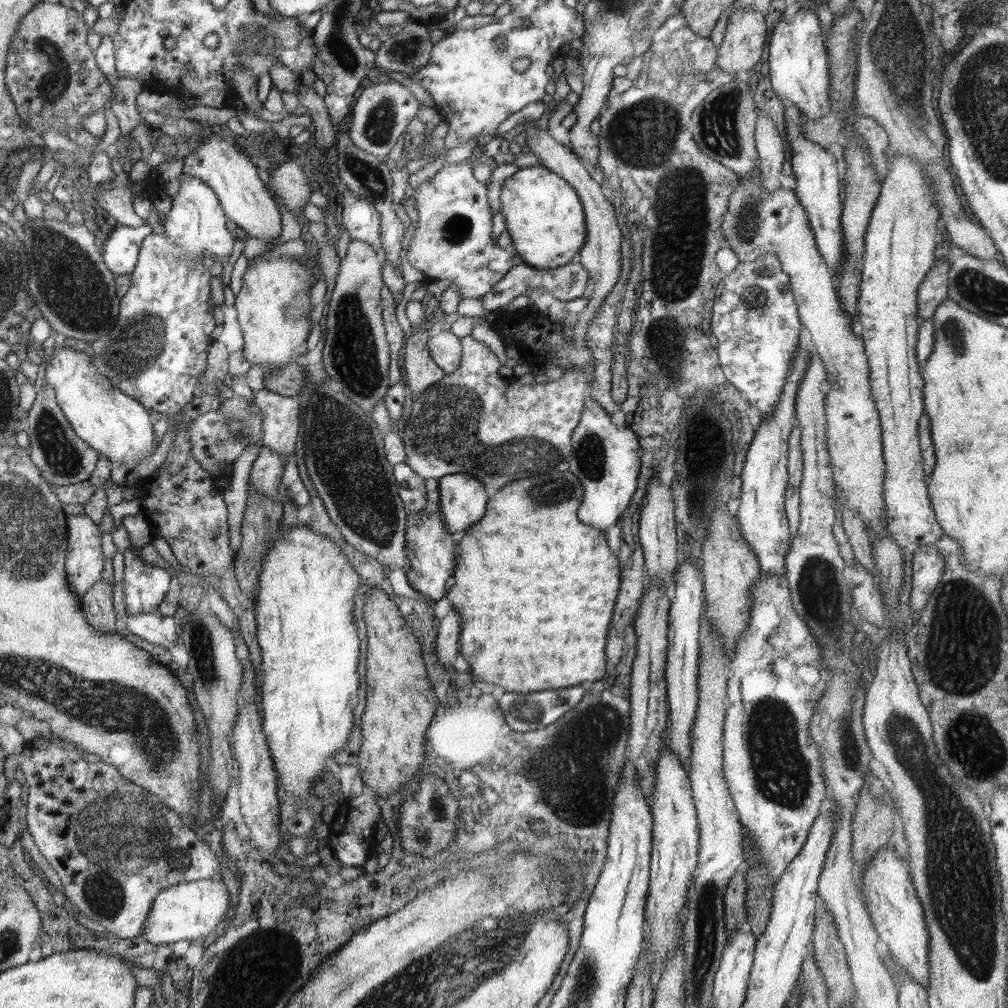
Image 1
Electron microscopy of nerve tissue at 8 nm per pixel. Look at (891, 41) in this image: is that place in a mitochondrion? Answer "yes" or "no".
yes

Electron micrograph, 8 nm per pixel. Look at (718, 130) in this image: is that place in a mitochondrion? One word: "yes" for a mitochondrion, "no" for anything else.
yes

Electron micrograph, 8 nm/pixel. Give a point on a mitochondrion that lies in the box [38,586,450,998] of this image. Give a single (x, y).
(126, 832)

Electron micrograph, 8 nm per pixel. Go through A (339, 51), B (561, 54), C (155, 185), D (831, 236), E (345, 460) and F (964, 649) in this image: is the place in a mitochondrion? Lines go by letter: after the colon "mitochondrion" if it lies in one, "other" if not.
A: mitochondrion
B: other
C: other
D: other
E: mitochondrion
F: mitochondrion

